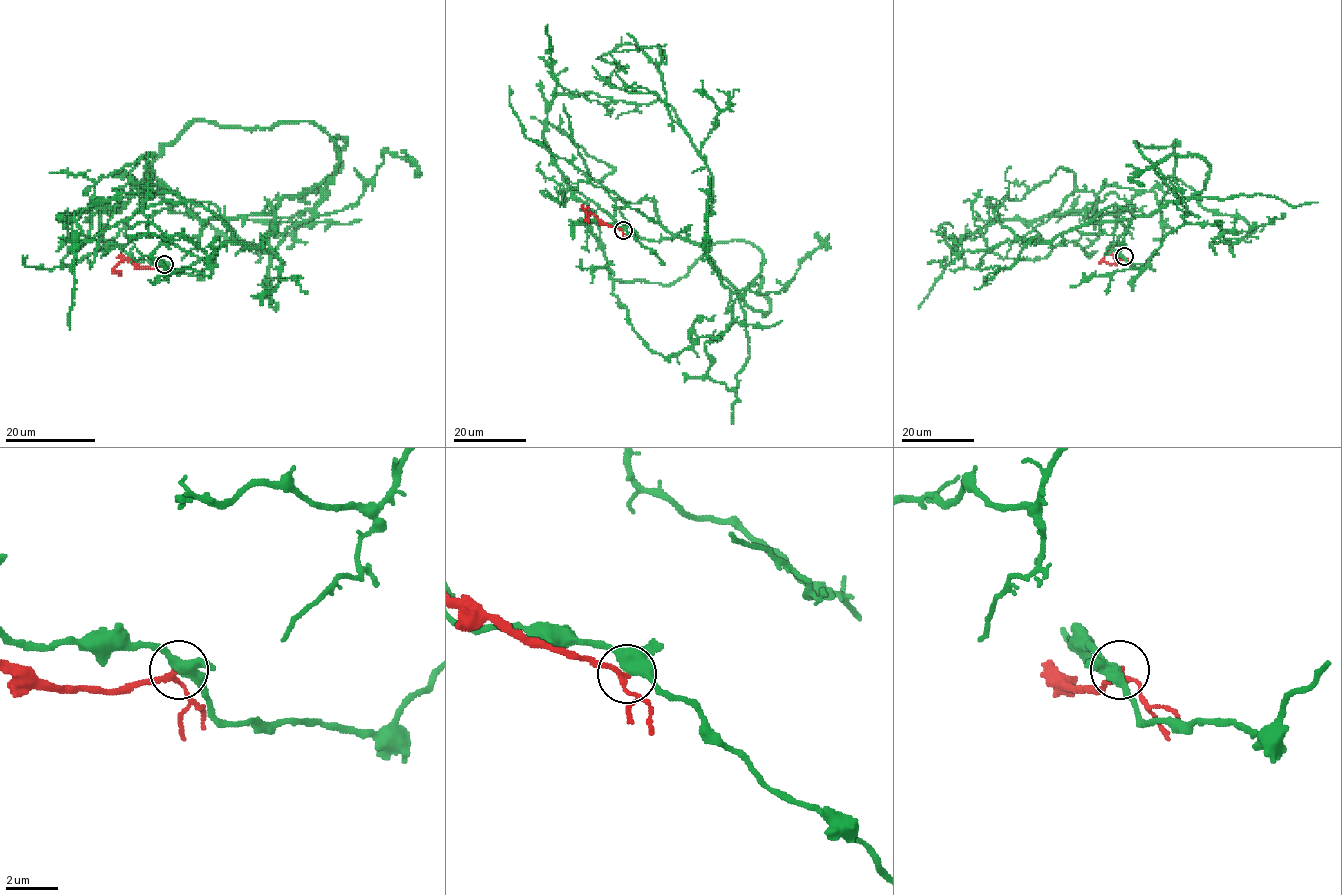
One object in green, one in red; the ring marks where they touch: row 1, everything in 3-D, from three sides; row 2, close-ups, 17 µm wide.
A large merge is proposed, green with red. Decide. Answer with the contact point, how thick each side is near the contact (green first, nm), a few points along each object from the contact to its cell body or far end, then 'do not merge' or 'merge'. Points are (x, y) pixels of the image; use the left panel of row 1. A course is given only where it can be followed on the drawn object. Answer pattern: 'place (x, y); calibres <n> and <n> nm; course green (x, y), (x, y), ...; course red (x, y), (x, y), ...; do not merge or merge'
place (164, 264); calibres 380 and 190 nm; course green (164, 265), (99, 232), (162, 145), (193, 121), (315, 122), (339, 163), (271, 257), (268, 301); course red (164, 265), (155, 268), (137, 267), (126, 259), (115, 269), (122, 274); do not merge

